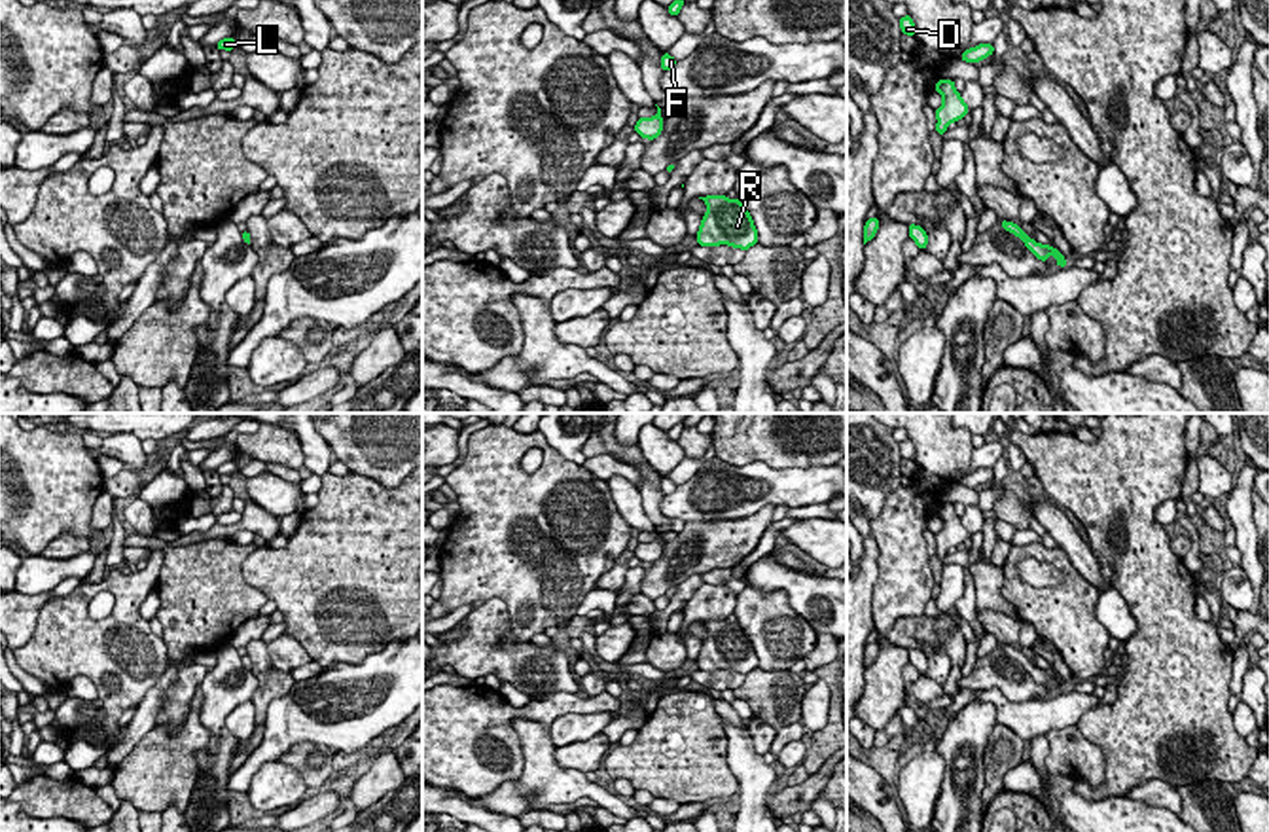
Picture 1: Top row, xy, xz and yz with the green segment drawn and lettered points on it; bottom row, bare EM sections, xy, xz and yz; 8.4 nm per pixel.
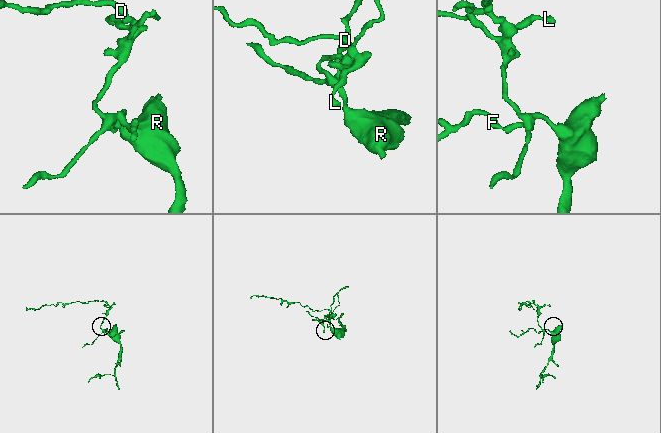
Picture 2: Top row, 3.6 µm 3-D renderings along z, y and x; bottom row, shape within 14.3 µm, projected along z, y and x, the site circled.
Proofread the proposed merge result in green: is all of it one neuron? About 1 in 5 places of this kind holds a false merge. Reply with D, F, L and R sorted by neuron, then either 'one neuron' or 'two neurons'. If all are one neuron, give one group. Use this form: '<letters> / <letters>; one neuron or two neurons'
D F L R; one neuron

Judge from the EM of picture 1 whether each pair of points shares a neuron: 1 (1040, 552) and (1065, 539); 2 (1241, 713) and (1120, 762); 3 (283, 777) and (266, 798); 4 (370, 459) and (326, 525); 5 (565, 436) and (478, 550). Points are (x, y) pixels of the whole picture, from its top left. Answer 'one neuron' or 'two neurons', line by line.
1: two neurons
2: two neurons
3: one neuron
4: two neurons
5: two neurons

